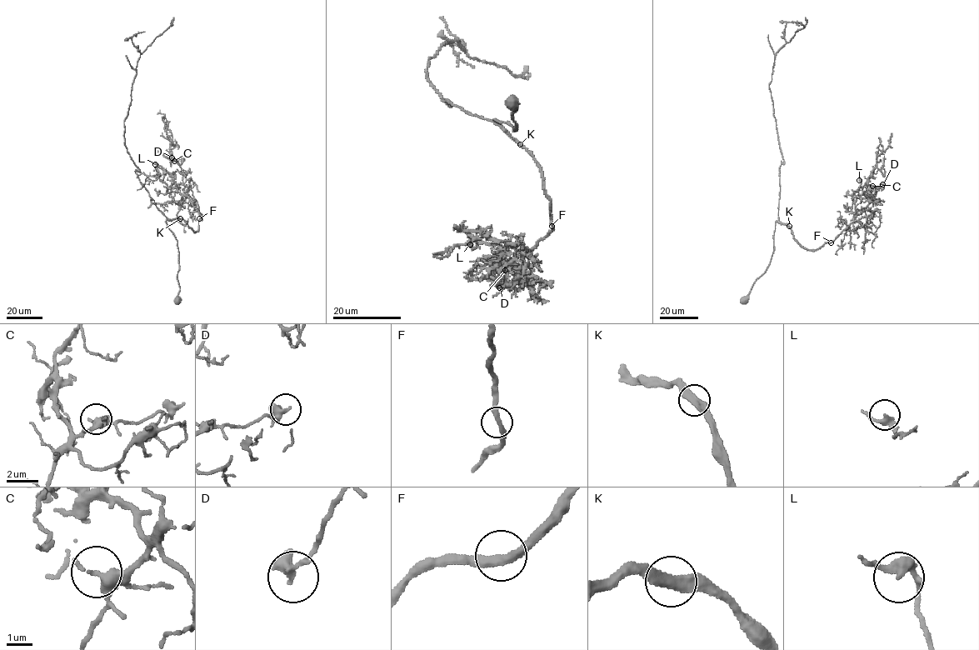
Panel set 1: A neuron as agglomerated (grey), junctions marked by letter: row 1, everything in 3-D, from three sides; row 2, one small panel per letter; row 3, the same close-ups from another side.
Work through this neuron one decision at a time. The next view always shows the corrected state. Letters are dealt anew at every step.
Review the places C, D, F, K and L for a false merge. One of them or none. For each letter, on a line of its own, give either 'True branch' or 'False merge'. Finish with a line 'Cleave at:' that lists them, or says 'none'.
C: True branch
D: True branch
F: True branch
K: True branch
L: True branch
Cleave at: none

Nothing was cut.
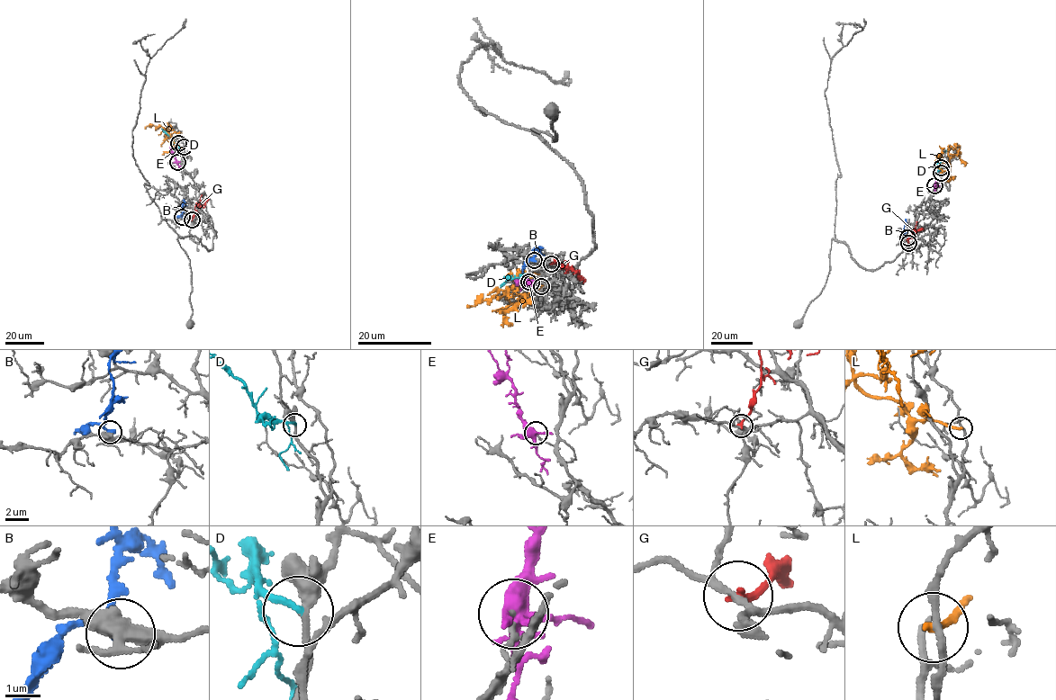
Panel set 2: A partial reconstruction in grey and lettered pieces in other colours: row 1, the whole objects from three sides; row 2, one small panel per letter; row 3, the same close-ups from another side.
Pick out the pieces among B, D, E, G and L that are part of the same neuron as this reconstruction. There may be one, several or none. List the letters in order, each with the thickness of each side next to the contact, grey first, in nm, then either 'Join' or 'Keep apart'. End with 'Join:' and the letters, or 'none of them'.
B: Thickness 420 nm (grey) against 190 nm. Keep apart
D: Thickness 340 nm (grey) against 200 nm. Join
E: Thickness 120 nm (grey) against 400 nm. Keep apart
G: Thickness 160 nm (grey) against 240 nm. Keep apart
L: Thickness 170 nm (grey) against 200 nm. Keep apart
Join: D

